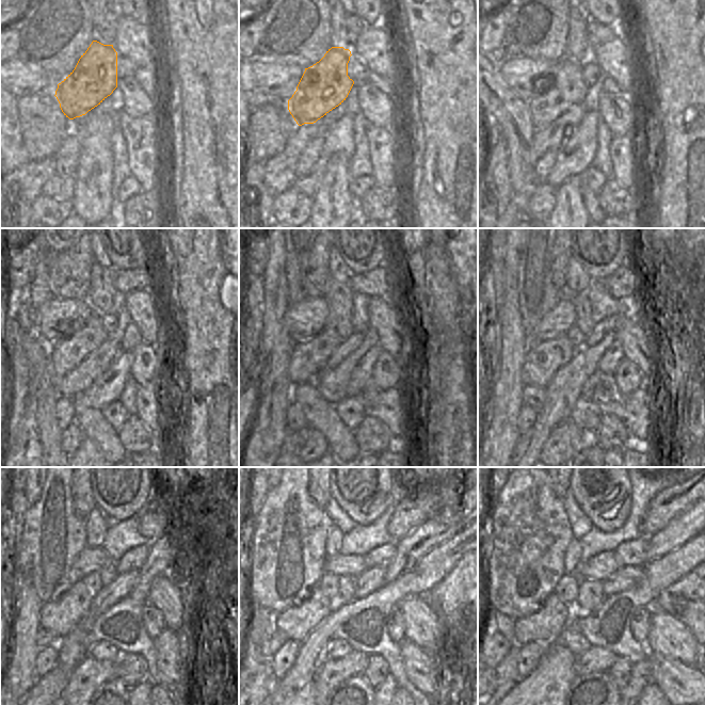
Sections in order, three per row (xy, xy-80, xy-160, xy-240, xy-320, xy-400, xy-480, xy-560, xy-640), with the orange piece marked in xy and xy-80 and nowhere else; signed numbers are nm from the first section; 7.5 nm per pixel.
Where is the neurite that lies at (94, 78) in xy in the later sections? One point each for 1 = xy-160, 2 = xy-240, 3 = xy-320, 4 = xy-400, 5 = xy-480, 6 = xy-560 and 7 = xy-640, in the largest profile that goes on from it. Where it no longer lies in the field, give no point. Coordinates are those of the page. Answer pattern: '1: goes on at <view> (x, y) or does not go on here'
1: goes on at xy-160 (553, 94)
2: goes on at xy-240 (65, 354)
3: goes on at xy-320 (307, 359)
4: goes on at xy-400 (543, 358)
5: goes on at xy-480 (59, 615)
6: goes on at xy-560 (295, 623)
7: goes on at xy-640 (545, 625)

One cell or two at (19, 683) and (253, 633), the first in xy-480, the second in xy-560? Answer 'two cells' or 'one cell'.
one cell

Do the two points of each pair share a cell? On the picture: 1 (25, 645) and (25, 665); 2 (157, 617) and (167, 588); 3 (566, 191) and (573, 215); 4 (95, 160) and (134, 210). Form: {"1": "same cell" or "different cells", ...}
{"1": "same cell", "2": "different cells", "3": "same cell", "4": "different cells"}

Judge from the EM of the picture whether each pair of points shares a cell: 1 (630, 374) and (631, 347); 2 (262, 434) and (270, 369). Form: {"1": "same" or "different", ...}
{"1": "different", "2": "same"}

